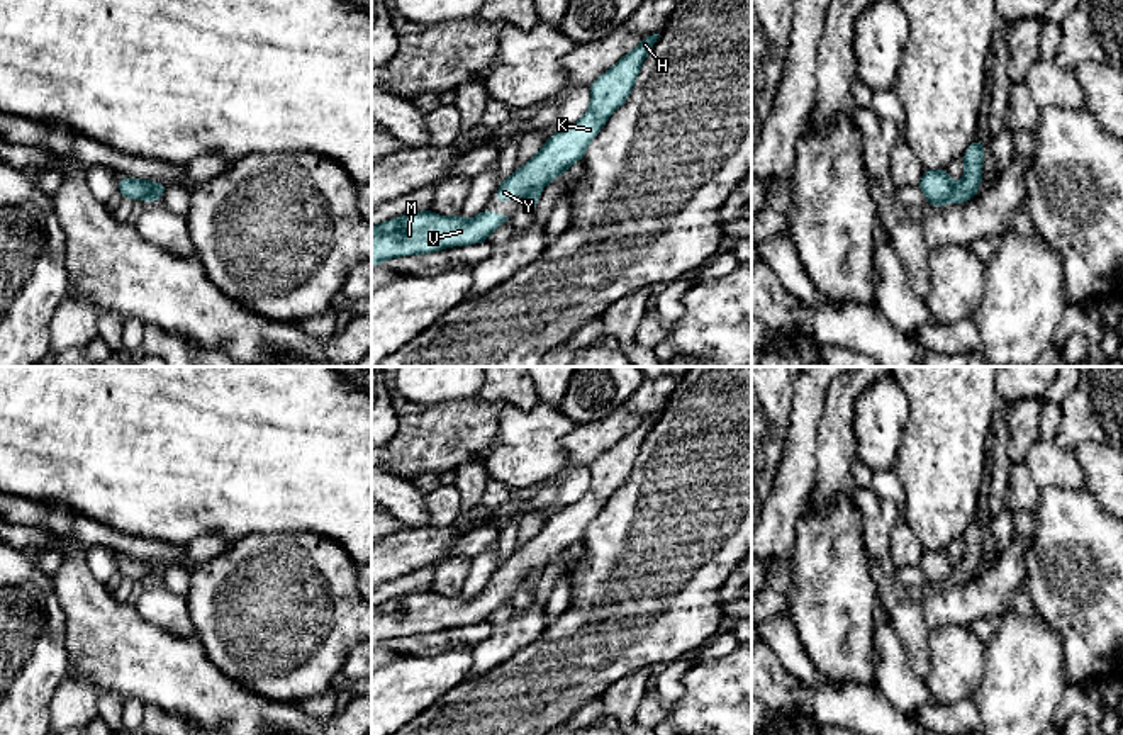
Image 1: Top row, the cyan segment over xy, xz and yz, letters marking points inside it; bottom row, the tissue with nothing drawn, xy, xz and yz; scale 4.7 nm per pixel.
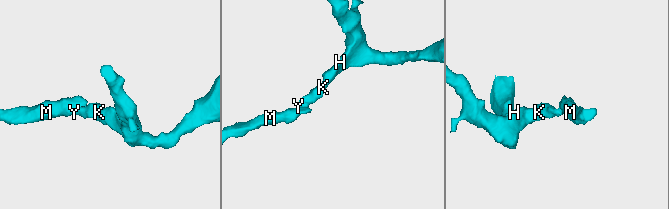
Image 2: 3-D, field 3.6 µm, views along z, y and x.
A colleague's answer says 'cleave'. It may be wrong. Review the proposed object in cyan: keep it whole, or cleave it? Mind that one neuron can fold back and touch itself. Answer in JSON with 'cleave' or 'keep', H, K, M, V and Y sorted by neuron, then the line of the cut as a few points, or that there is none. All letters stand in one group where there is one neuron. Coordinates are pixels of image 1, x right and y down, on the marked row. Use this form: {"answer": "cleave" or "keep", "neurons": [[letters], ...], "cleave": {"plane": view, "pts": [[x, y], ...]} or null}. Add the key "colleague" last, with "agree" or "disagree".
{"answer": "keep", "neurons": [["H", "K", "M", "V", "Y"]], "cleave": null, "colleague": "disagree"}

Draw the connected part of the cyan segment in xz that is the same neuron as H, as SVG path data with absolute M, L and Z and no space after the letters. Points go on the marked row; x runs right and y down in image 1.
M660 34L645 37L629 54L589 85L590 107L585 115L548 137L534 158L499 185L499 205L504 200L514 199L519 190L524 190L526 197L522 204L534 212L539 202L538 192L560 173L568 171L575 161L584 160L587 144L606 126L609 115L626 102L633 92L641 63L658 36Z

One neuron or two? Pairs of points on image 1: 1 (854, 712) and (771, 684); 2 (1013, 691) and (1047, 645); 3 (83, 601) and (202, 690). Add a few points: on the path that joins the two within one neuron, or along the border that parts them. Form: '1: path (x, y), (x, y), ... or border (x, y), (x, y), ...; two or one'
1: path (833, 706), (791, 696); one
2: path (1023, 679), (1023, 669), (1035, 657); one
3: path (112, 630), (145, 662), (173, 673); one

